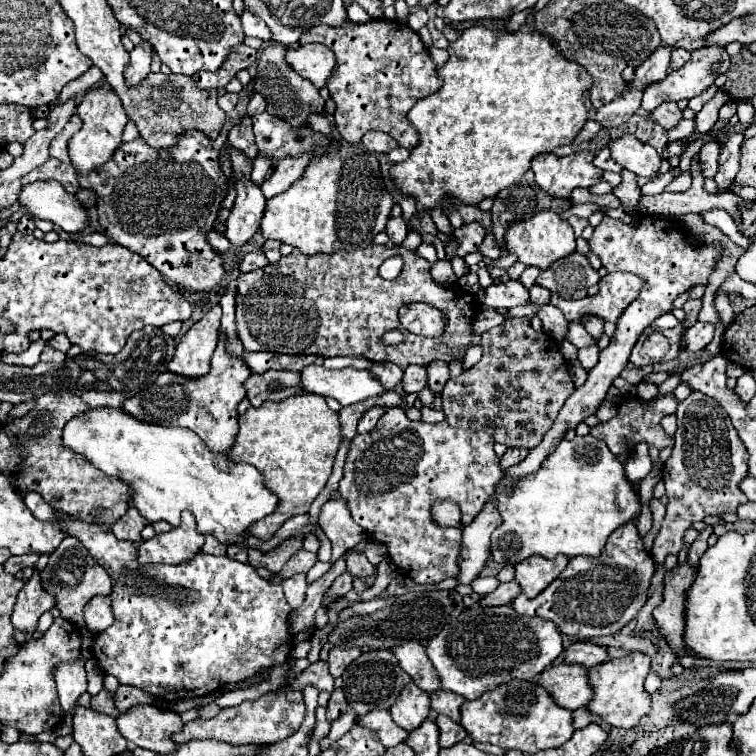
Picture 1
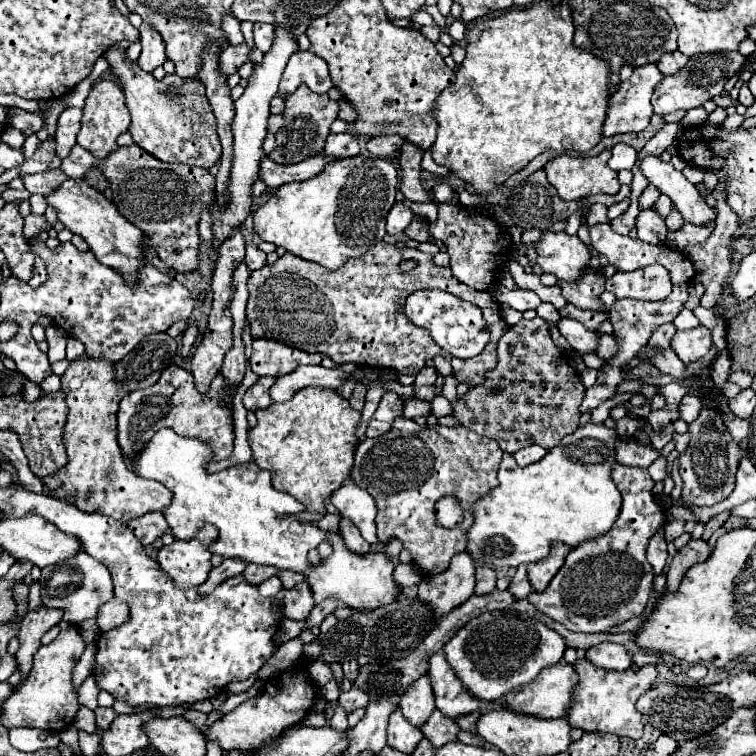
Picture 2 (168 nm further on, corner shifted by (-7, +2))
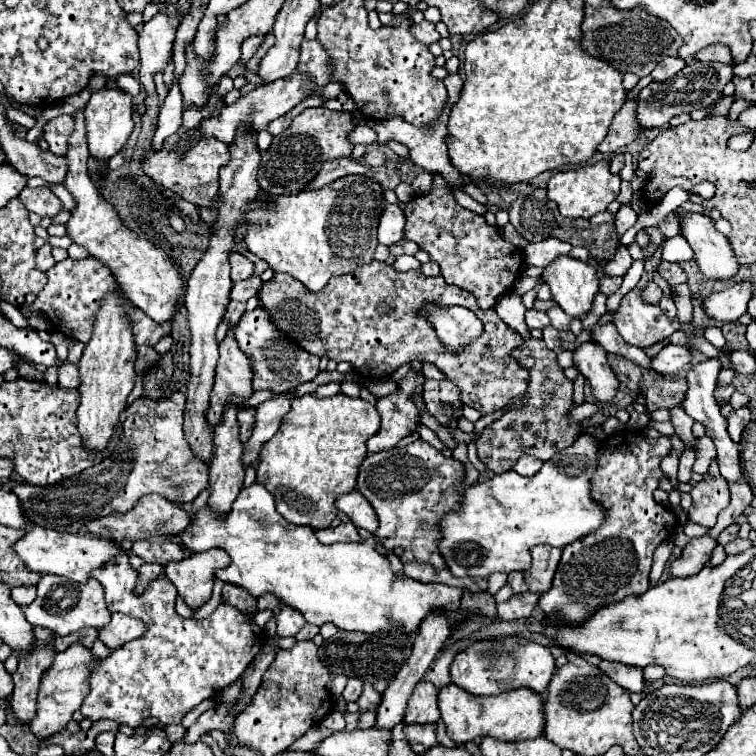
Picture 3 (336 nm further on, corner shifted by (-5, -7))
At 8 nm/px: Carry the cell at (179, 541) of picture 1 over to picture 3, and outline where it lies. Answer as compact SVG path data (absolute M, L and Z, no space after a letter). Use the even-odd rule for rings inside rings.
M210 549L206 553L194 553L178 563L166 565L166 577L176 585L178 595L188 607L198 609L210 597L214 589L214 571L230 565L230 557L222 549Z

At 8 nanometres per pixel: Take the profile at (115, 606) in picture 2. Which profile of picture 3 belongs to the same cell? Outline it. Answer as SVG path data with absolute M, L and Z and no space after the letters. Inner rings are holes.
M114 613L112 621L106 625L106 629L100 629L100 641L108 647L108 649L118 649L128 641L140 639L146 633L146 625L140 619L122 615L122 613Z

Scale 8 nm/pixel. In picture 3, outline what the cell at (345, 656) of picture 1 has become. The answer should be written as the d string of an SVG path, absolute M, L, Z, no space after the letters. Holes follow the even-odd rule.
M348 679L348 685L346 685L342 697L344 697L346 701L356 701L360 695L362 695L362 681L358 681L358 679Z

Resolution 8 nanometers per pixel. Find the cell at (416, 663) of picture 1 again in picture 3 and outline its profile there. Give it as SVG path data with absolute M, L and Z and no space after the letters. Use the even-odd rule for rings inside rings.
M454 683L440 689L438 695L438 707L448 729L448 737L456 745L480 741L482 737L494 737L502 741L526 741L540 737L544 725L542 701L544 697L538 697L538 693L530 693L530 689L514 689L492 697L476 697Z

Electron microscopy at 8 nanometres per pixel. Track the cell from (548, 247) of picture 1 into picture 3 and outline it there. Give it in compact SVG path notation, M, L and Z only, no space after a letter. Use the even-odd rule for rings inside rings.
M558 257L542 273L552 289L552 299L572 319L584 319L598 293L596 269L572 257Z

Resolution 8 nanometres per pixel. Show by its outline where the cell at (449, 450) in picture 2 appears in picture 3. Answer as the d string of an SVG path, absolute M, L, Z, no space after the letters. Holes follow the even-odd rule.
M418 439L402 449L390 449L382 453L368 453L360 467L358 491L372 503L380 527L376 539L386 549L404 547L416 555L416 561L430 563L436 571L446 563L438 553L440 541L440 517L454 511L462 503L462 495L454 493L454 485L464 479L464 463L454 457L444 457L440 451Z

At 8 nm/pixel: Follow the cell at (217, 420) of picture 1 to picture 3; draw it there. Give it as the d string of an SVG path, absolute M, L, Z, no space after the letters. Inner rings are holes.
M180 391L162 401L140 397L124 411L126 421L122 441L106 461L48 487L34 487L26 483L14 485L10 491L20 499L30 525L80 533L84 531L82 523L110 513L126 513L140 497L150 493L162 495L176 505L192 503L200 491L208 487L208 465L192 455L192 449L184 439L184 403L186 397Z

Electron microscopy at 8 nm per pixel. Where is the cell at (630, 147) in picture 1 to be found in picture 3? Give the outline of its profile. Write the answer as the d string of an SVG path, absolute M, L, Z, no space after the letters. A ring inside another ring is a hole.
M684 213L682 235L694 249L694 259L698 263L704 279L732 279L738 273L738 259L726 235L714 229L714 221L700 213Z

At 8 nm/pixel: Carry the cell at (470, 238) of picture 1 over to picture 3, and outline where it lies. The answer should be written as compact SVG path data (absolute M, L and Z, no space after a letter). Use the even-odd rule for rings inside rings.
M434 173L430 191L424 195L414 195L414 199L404 205L404 239L418 243L418 247L440 265L440 275L448 285L470 291L482 309L492 309L496 299L510 291L520 277L524 263L522 251L512 243L506 243L500 237L498 227L488 225L484 217L464 209L456 201L446 203L446 199L454 199L452 187L440 173Z

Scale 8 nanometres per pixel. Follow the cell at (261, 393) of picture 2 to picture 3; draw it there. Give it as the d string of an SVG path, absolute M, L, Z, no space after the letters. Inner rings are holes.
M254 407L238 411L238 427L240 427L240 441L246 443L246 437L250 437L250 429L254 425Z

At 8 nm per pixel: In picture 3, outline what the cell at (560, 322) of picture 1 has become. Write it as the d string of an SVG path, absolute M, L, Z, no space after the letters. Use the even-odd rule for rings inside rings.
M588 341L580 345L578 349L574 349L574 361L576 361L578 371L588 379L596 401L610 403L618 391L620 381L610 369L606 351L598 343Z

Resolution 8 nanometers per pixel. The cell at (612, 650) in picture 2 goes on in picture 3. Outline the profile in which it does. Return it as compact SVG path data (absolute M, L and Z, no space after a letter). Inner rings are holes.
M600 661L598 667L612 677L620 687L624 687L630 693L642 693L644 689L644 673L642 669L630 669L628 665L618 665L610 661Z

